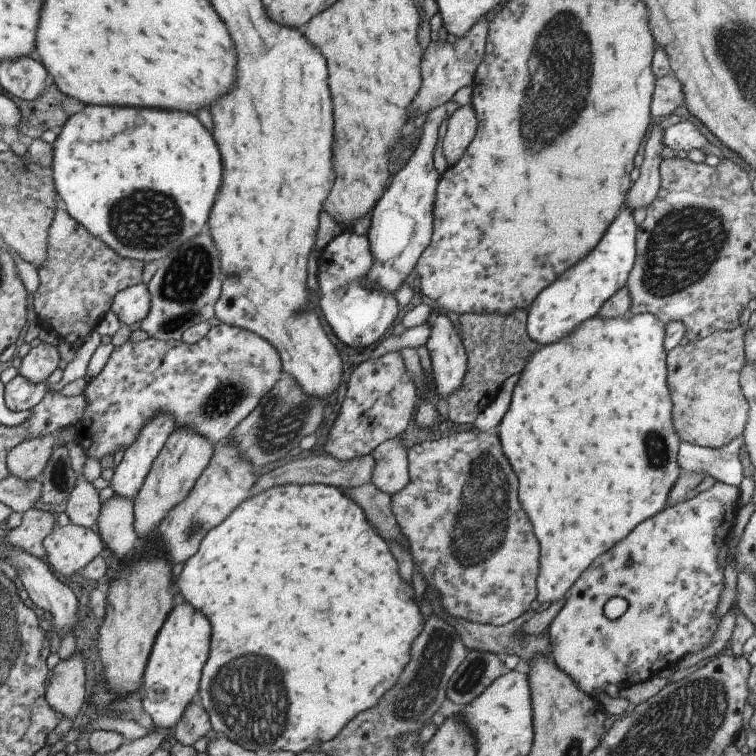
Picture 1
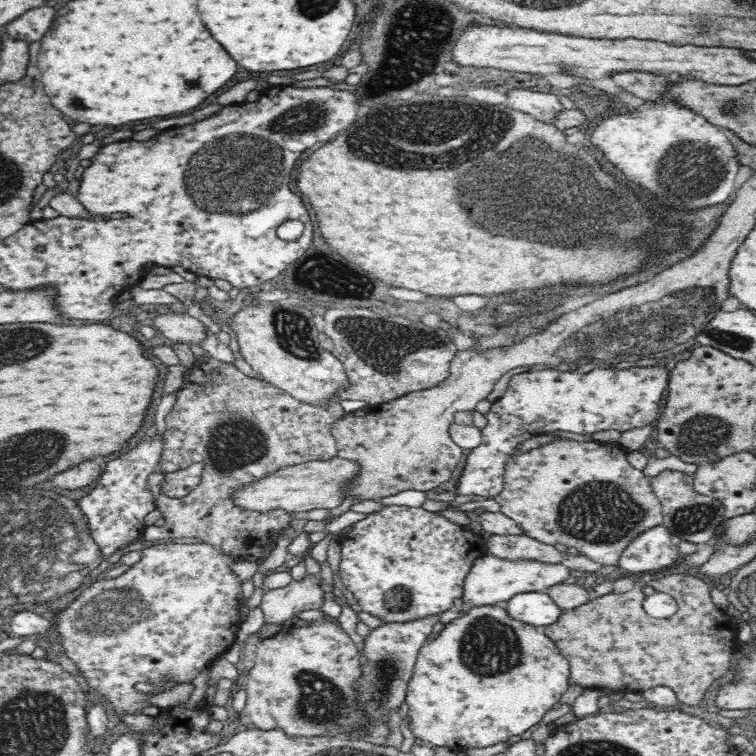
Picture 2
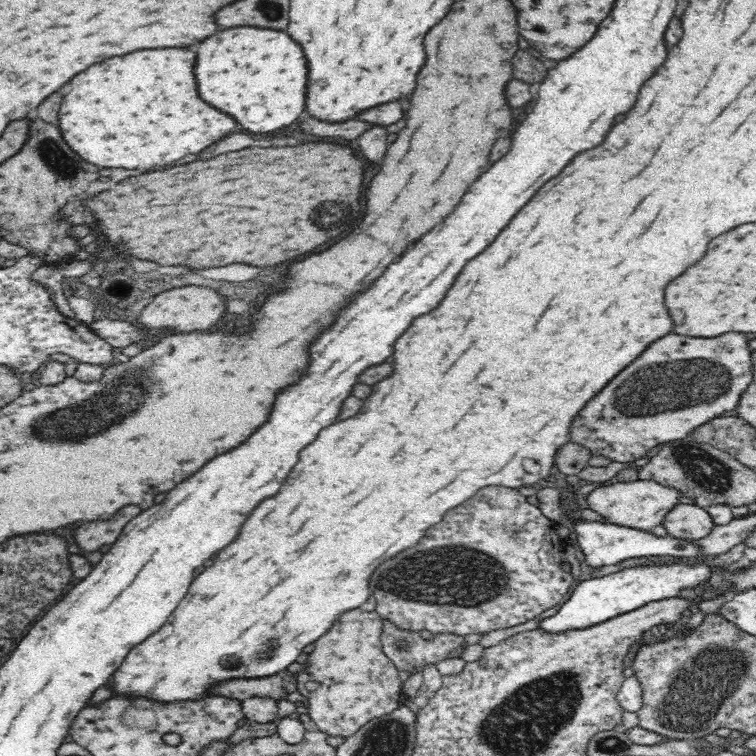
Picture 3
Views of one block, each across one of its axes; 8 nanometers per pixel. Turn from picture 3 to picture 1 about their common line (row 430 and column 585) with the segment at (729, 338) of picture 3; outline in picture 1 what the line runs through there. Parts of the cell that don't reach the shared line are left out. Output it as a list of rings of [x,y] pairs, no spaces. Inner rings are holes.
[[[716,481],[708,490],[699,493],[692,499],[684,499],[678,503],[673,502],[672,505],[662,509],[659,513],[650,517],[650,520],[642,522],[628,538],[624,538],[622,542],[618,542],[618,546],[610,548],[606,554],[602,554],[602,558],[596,558],[594,562],[582,573],[582,576],[573,584],[566,595],[565,605],[559,610],[556,618],[549,626],[549,635],[553,642],[552,660],[556,666],[563,670],[576,685],[579,686],[587,695],[595,699],[596,691],[604,691],[606,684],[616,684],[620,688],[638,684],[638,682],[646,682],[648,679],[658,676],[658,673],[664,668],[670,667],[678,658],[687,654],[698,652],[703,646],[709,643],[719,618],[714,618],[714,610],[722,592],[723,572],[718,566],[718,550],[726,540],[732,528],[736,524],[736,500],[739,496],[739,487],[726,484],[722,481]],[[612,596],[621,596],[628,602],[628,609],[622,616],[615,620],[610,620],[604,615],[604,604],[612,598]]]

